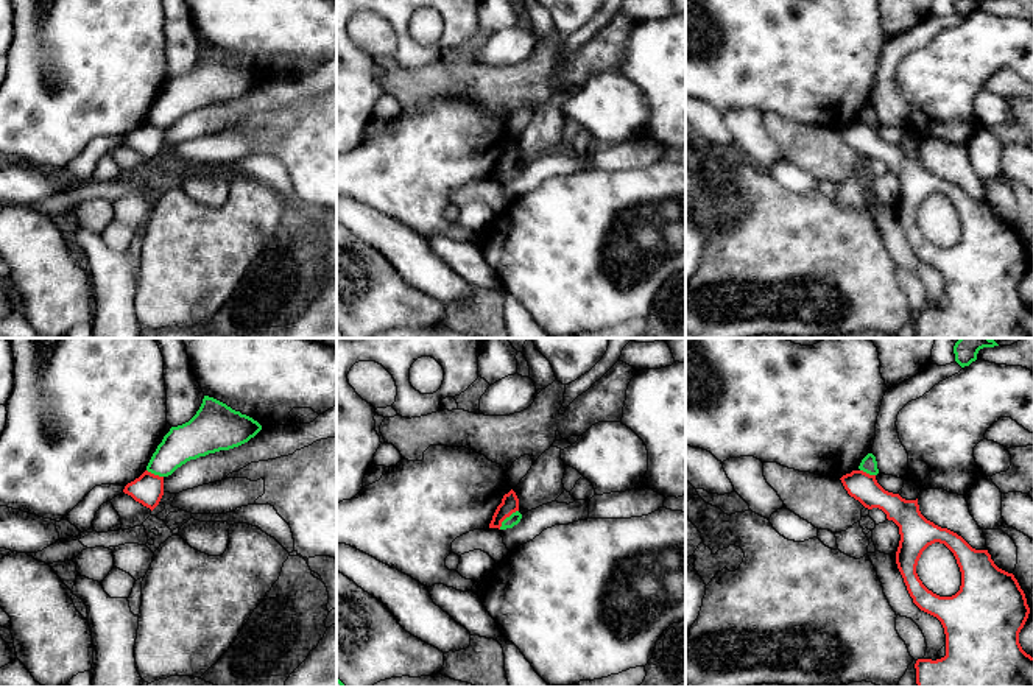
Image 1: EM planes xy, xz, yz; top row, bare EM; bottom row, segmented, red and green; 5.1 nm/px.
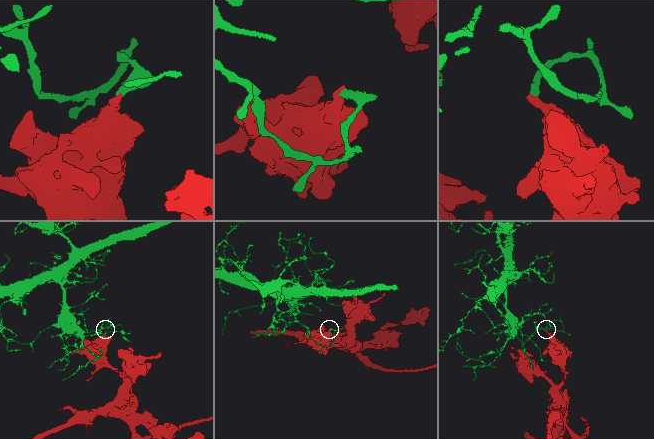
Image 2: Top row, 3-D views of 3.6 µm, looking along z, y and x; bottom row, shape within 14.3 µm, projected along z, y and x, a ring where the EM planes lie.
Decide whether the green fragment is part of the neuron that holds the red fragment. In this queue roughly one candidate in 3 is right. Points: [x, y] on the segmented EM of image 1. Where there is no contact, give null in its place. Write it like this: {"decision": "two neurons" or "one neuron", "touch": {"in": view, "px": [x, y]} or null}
{"decision": "two neurons", "touch": {"in": "xz", "px": [507, 516]}}

